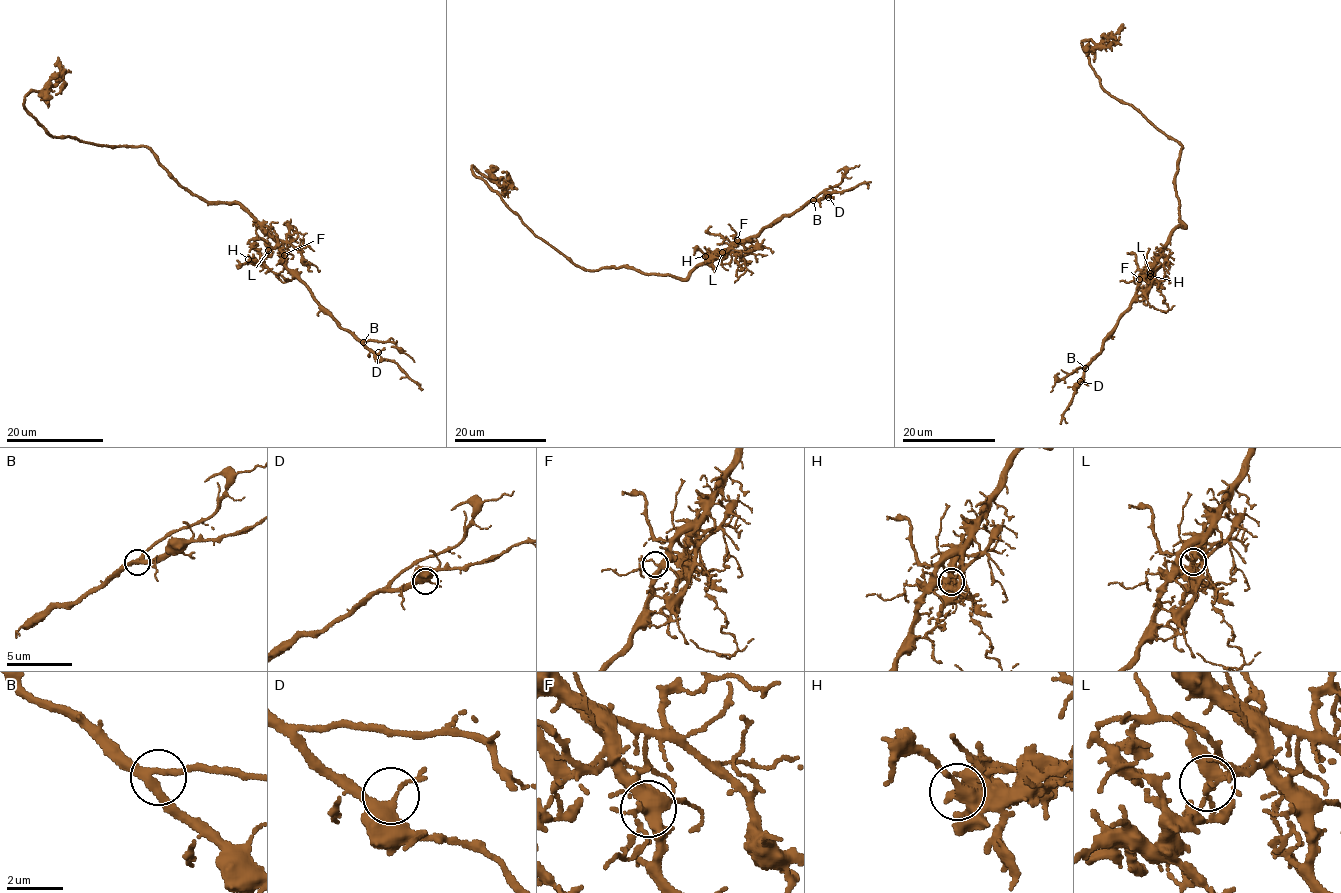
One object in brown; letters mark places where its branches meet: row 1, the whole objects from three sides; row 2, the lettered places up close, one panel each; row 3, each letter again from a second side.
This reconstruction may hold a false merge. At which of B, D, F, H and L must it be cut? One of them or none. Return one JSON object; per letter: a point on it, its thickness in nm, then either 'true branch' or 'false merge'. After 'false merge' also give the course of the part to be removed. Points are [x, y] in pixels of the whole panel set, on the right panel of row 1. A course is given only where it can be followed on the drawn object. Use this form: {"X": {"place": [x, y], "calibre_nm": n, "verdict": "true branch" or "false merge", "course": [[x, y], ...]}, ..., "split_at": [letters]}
{"B": {"place": [1085, 368], "calibre_nm": 280, "verdict": "true branch"}, "D": {"place": [1080, 381], "calibre_nm": 320, "verdict": "true branch"}, "F": {"place": [1139, 279], "calibre_nm": 360, "verdict": "true branch"}, "H": {"place": [1150, 276], "calibre_nm": 340, "verdict": "true branch"}, "L": {"place": [1150, 273], "calibre_nm": 260, "verdict": "true branch"}, "split_at": []}

